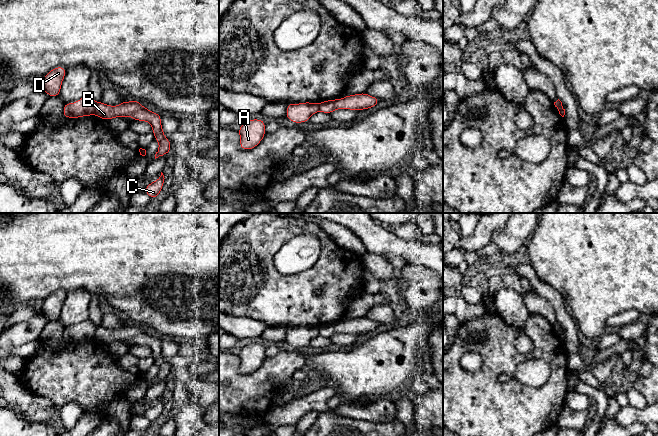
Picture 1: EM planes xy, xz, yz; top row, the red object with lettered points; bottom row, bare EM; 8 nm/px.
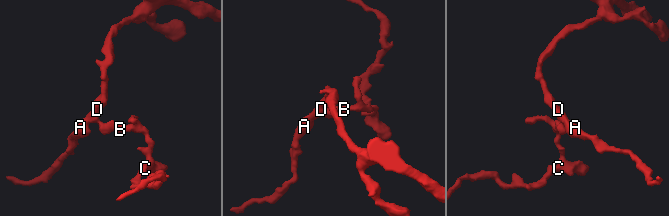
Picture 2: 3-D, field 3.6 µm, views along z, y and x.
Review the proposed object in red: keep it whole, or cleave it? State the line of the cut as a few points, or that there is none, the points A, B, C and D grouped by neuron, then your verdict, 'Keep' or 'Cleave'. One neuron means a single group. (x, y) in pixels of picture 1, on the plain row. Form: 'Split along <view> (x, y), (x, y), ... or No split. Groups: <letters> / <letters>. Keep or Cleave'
Split along xy (97, 327), (94, 337). Groups: A D / B C. Cleave

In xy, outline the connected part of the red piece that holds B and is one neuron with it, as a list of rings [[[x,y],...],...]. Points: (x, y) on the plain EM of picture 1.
[[[123,325],[117,330],[110,330],[103,326],[98,326],[95,332],[95,339],[103,344],[116,341],[133,341],[135,345],[146,345],[152,349],[152,356],[155,364],[159,366],[159,373],[155,378],[155,383],[168,378],[171,374],[171,366],[165,361],[161,350],[161,339],[154,337],[140,328],[139,325]]]

